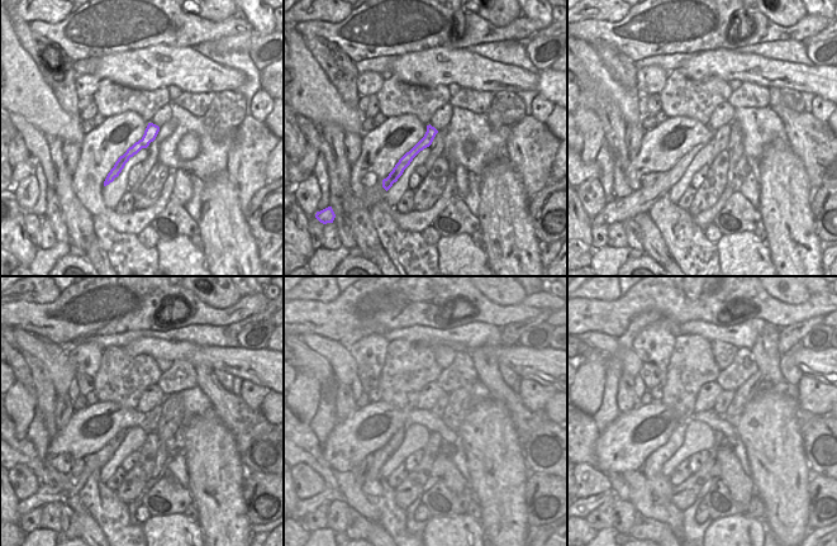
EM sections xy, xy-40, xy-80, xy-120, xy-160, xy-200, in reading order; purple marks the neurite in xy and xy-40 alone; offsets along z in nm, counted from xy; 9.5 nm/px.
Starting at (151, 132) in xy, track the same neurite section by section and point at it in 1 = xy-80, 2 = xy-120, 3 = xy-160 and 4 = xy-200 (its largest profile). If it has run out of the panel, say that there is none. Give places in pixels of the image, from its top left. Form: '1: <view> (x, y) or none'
1: xy-80 (619, 209)
2: xy-120 (72, 487)
3: xy-160 (329, 494)
4: xy-200 (593, 502)

